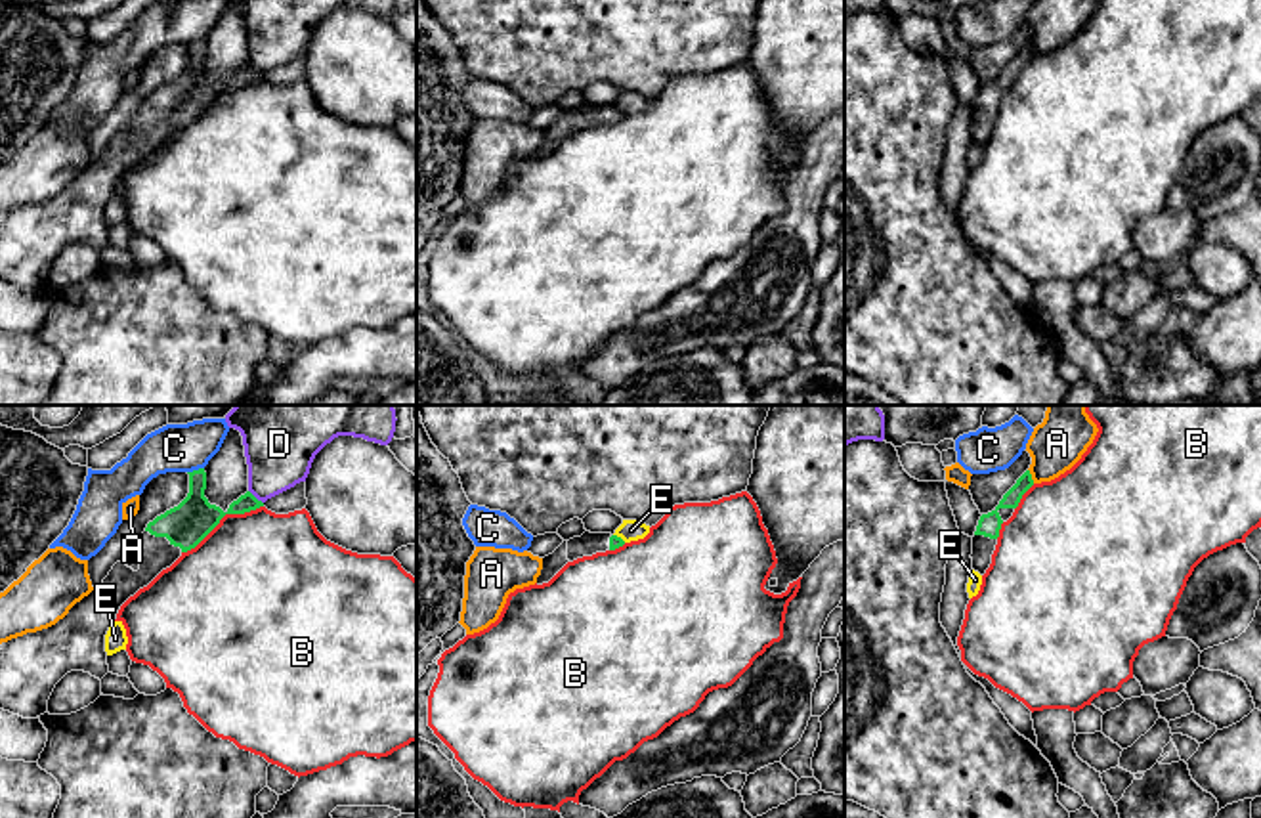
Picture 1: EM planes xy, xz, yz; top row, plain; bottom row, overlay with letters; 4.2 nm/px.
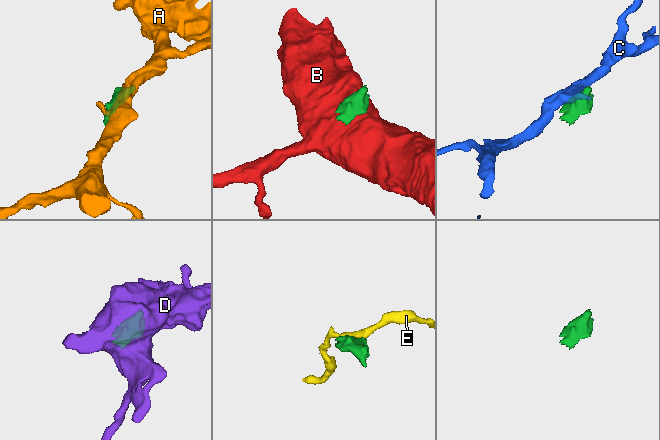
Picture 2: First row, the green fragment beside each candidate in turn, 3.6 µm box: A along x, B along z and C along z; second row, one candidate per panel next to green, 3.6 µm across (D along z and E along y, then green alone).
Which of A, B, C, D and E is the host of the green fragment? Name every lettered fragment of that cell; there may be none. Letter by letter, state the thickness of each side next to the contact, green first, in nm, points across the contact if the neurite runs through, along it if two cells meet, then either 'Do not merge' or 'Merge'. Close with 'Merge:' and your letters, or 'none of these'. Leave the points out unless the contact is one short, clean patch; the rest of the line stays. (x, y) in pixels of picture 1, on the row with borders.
A: Thickness 80 nm (green) against 220 nm. Boundary: yz (1028, 469), (1034, 482). Do not merge
B: Thickness 180 nm (green) against 460 nm. Do not merge
C: Thickness 180 nm (green) against 200 nm. Do not merge
D: Thickness 150 nm (green) against 300 nm. Boundary: xy (249, 490), (262, 503). Do not merge
E: Thickness 50 nm (green) against 90 nm. Boundary: xz (614, 534), (625, 541). Do not merge
Merge: none of these

